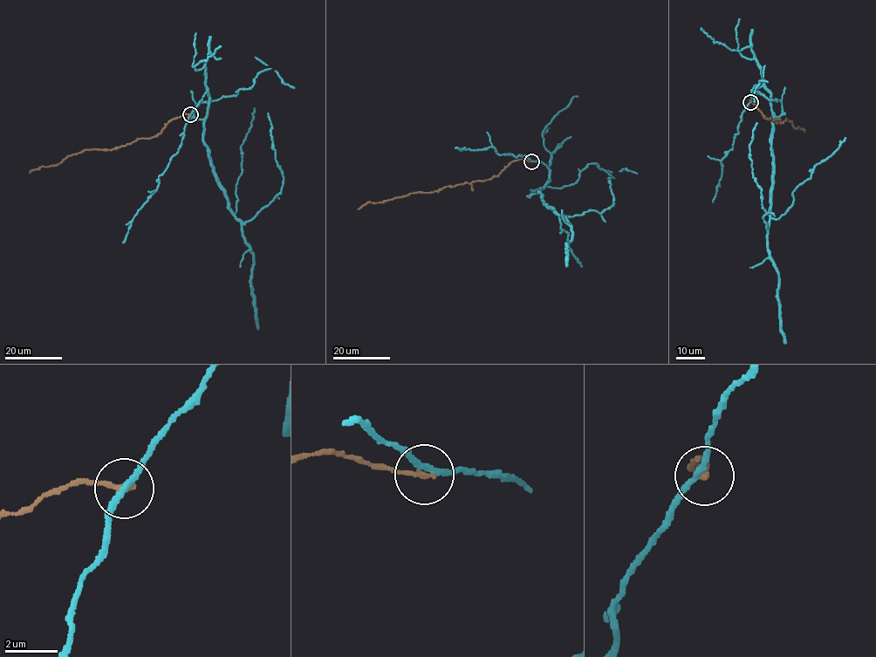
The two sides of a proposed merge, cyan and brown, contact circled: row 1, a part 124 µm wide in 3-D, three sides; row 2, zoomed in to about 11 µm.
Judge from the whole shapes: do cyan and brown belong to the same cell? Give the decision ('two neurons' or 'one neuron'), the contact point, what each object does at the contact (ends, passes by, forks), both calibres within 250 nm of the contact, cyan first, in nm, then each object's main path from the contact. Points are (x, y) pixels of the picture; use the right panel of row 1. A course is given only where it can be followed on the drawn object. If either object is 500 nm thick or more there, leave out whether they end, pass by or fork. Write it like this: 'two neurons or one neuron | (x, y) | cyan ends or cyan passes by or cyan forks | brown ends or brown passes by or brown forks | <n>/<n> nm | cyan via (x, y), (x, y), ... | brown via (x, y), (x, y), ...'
two neurons | (750, 102) | cyan passes by | brown ends | 200/200 nm | cyan via (750, 102), (761, 86), (770, 95), (768, 229), (749, 158), (757, 123) | brown via (750, 102), (751, 99), (768, 119), (770, 117), (778, 123), (786, 118), (795, 128), (802, 128), (804, 132)

